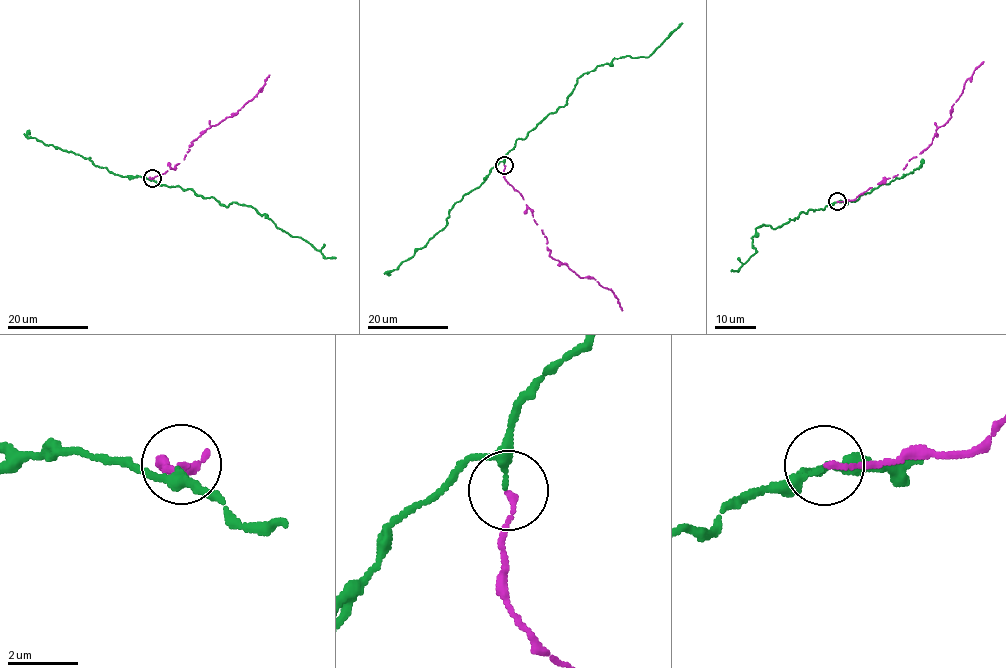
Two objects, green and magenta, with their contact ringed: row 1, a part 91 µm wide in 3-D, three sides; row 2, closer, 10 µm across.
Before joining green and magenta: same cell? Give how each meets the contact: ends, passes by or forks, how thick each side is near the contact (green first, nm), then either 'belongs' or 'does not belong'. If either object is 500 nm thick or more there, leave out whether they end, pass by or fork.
green ends | magenta ends | 200/150 nm | belongs

